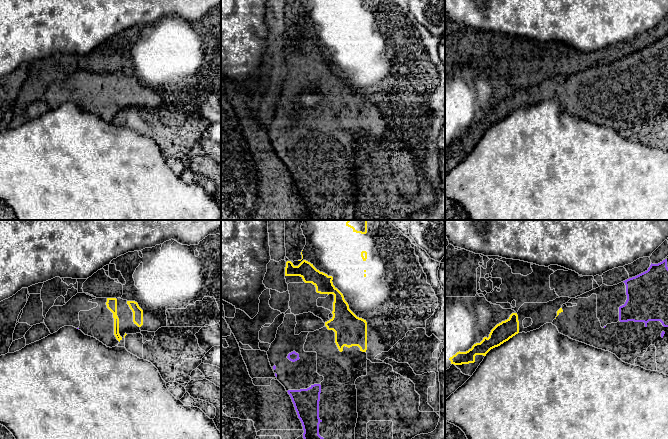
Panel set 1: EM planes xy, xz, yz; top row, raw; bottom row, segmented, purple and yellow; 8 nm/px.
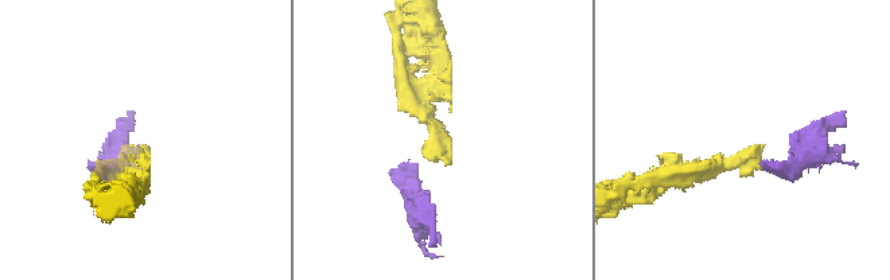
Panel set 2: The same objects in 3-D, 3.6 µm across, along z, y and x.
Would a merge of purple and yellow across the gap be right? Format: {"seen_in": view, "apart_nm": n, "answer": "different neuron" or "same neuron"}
{"seen_in": "xz", "apart_nm": 320, "answer": "same neuron"}

